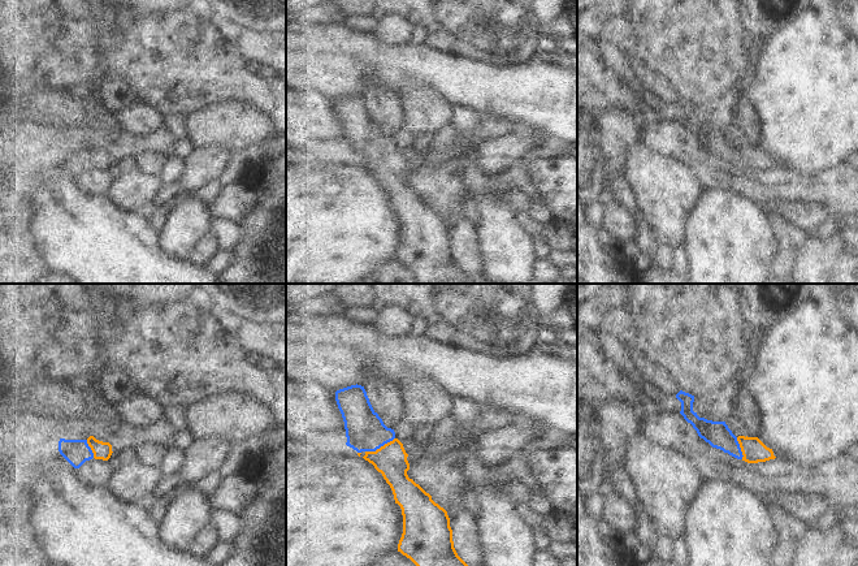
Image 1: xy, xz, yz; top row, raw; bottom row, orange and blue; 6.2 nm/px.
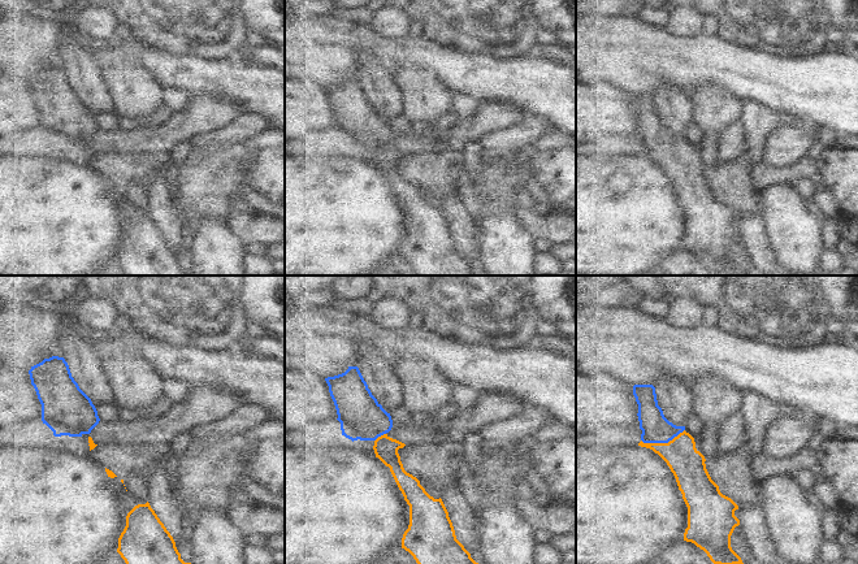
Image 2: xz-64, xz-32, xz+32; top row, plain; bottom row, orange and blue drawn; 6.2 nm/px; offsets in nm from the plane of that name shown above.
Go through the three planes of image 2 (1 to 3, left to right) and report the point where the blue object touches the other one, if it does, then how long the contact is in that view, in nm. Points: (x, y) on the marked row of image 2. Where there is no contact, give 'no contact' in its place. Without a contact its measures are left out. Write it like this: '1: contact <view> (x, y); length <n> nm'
1: no contact
2: contact xz-32 (381, 435); length 90 nm
3: contact xz+32 (662, 443); length 280 nm

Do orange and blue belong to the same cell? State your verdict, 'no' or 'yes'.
yes

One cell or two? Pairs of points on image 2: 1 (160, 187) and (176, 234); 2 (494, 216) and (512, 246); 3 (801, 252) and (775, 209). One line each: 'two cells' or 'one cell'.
1: one cell
2: one cell
3: one cell

